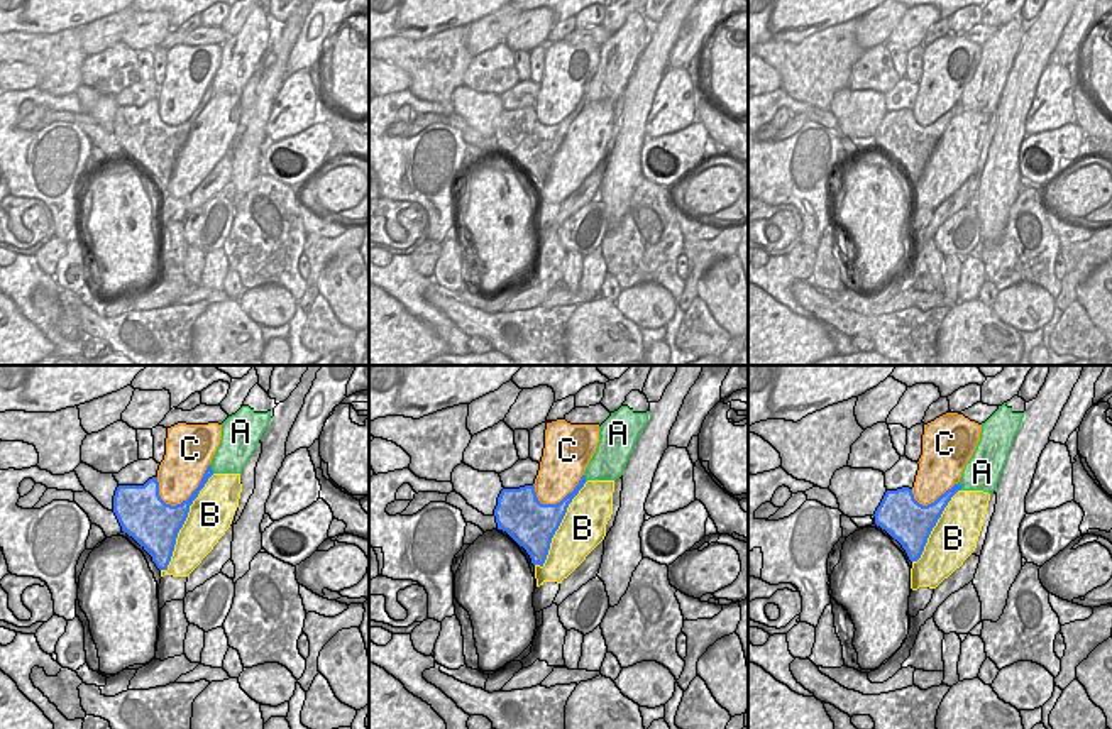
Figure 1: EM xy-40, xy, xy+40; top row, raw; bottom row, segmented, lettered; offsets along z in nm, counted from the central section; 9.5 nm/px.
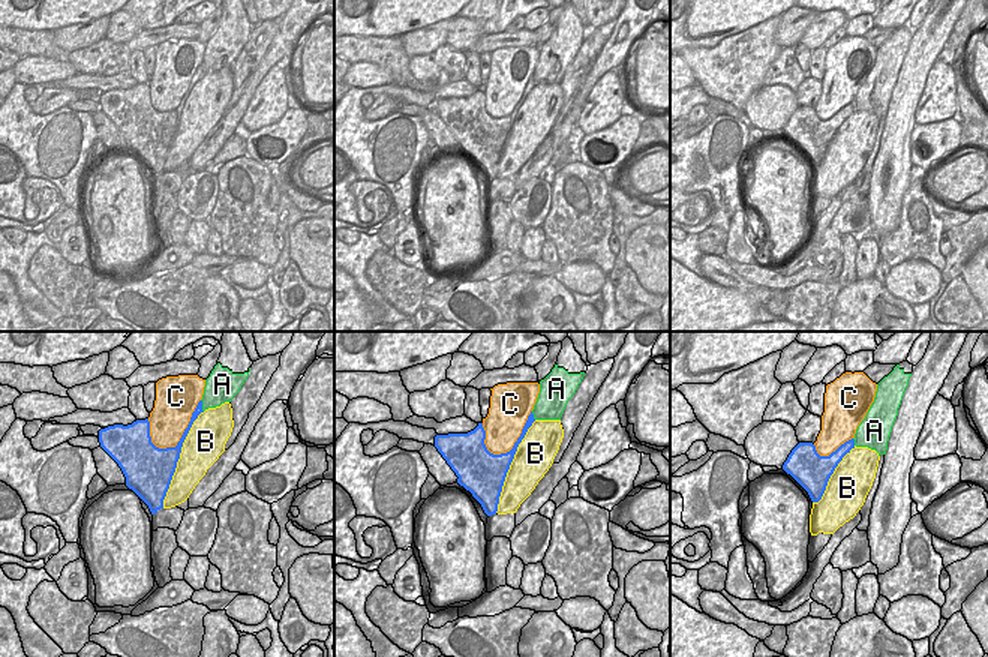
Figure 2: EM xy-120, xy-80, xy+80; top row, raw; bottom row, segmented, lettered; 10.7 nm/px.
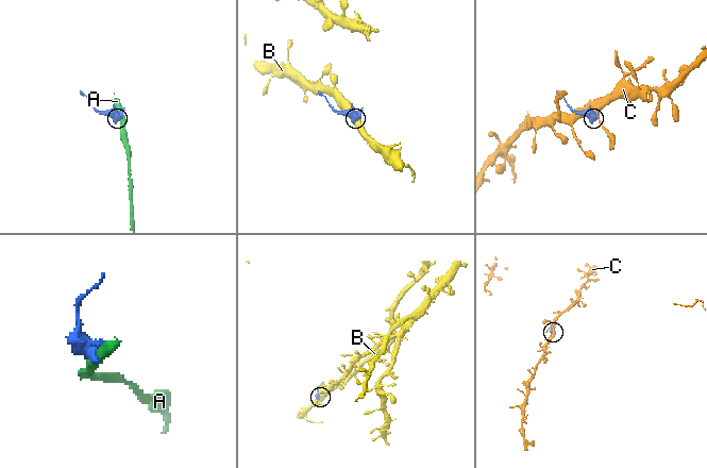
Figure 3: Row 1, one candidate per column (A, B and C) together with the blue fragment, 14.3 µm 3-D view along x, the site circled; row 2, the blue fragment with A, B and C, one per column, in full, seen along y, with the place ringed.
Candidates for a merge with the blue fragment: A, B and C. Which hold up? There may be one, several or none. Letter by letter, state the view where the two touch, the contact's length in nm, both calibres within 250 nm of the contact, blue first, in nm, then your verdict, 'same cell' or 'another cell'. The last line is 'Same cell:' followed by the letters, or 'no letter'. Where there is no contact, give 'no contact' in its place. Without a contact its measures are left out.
A: contact in xy-40; length 100 nm; calibres 90 and 300 nm; another cell
B: contact in xy-40; length 1050 nm; calibres 420 and 400 nm; another cell
C: contact in xy-40; length 600 nm; calibres 190 and 400 nm; another cell
Same cell: no letter

